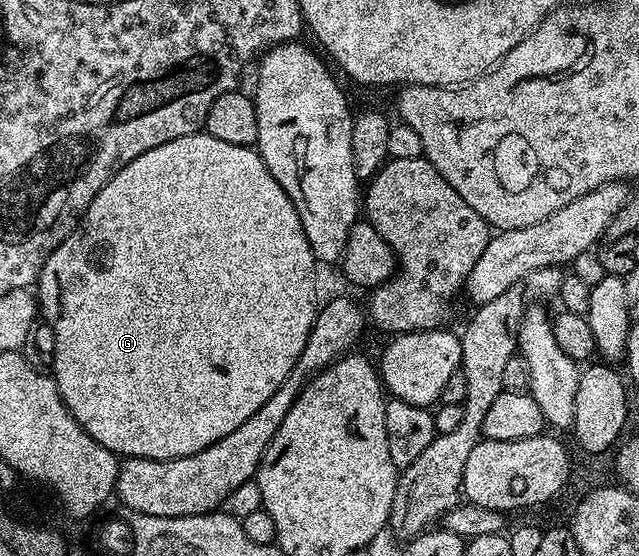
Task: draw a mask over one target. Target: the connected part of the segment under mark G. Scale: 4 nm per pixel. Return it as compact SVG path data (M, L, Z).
M198 133L187 137L179 137L175 141L167 141L167 145L159 145L155 149L147 149L147 153L139 153L139 157L135 157L135 161L123 165L123 169L116 171L103 185L103 189L99 189L99 193L95 193L91 205L87 205L85 214L81 216L80 224L49 254L37 278L35 303L39 311L41 307L40 318L53 330L55 335L55 357L53 358L51 374L55 385L59 389L59 397L63 397L71 417L75 417L75 421L79 421L79 425L84 431L95 441L99 441L99 445L103 445L103 449L113 451L119 457L131 459L191 457L195 453L215 445L215 441L227 437L227 433L235 433L235 429L239 429L239 425L243 425L243 421L247 421L247 417L251 417L251 413L263 409L263 405L267 405L267 401L271 401L271 393L275 393L275 389L279 389L279 385L283 385L283 381L287 381L291 369L295 369L295 361L299 361L299 353L303 353L303 345L307 345L307 337L311 333L313 322L319 310L319 302L317 303L317 270L319 270L319 267L314 260L311 245L307 241L307 233L303 233L301 218L291 201L291 197L287 197L287 193L283 193L279 181L275 181L275 177L271 177L267 165L253 147L227 145L227 141L219 141L210 135Z

